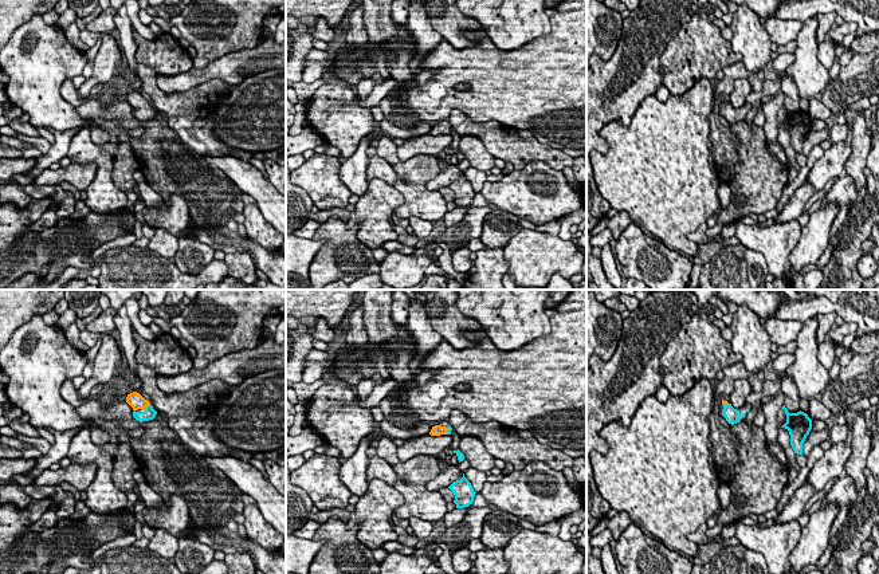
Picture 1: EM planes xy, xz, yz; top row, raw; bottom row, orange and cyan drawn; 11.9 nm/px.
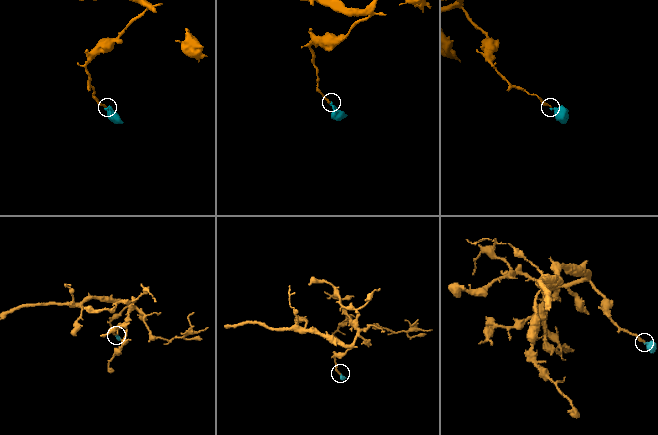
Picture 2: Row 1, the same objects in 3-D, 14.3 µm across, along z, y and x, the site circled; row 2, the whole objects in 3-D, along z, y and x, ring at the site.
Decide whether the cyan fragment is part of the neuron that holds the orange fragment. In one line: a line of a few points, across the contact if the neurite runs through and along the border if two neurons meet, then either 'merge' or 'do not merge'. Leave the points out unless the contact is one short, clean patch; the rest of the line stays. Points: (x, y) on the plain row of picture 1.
line xy (134, 99), (146, 105), (149, 113); merge

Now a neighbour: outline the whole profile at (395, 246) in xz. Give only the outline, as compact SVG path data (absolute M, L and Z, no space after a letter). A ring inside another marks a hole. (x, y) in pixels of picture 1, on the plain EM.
M397 240L385 241L381 247L386 249L388 252L399 252L403 255L412 255L417 249L415 245L404 245L399 243Z

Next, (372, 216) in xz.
M373 178L350 212L349 228L357 229L357 240L370 249L380 248L385 241L397 240L392 221L396 207L404 204L404 196L393 185Z

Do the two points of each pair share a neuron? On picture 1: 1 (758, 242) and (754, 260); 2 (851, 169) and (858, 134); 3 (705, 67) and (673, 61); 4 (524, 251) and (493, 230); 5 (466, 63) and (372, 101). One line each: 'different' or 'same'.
1: different
2: same
3: same
4: different
5: different

